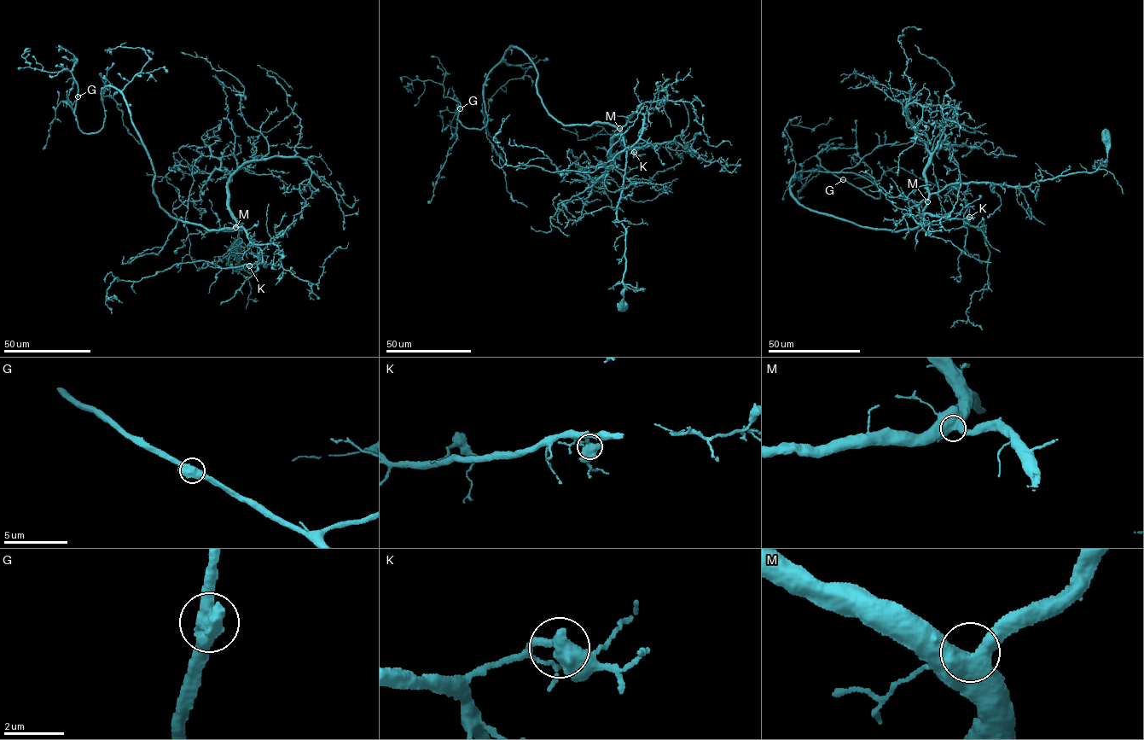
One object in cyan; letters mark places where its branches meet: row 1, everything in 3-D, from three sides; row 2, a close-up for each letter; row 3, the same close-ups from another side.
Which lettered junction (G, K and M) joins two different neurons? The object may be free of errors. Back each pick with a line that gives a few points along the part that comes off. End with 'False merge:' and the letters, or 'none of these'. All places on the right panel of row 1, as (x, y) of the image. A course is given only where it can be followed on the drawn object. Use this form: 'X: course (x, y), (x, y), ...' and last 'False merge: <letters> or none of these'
False merge: none of these

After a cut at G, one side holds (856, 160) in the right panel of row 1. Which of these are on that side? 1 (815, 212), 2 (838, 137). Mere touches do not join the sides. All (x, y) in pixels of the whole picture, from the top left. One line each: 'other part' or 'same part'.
1: same part
2: other part

